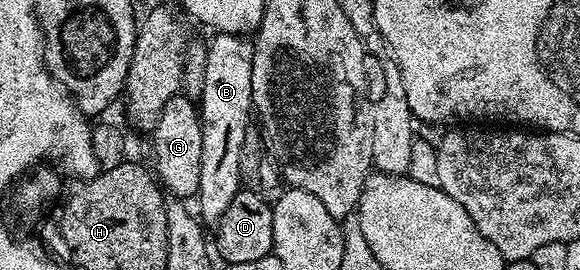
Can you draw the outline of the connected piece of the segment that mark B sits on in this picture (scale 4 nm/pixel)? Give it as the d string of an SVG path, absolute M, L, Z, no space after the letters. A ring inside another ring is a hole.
M224 32L212 38L206 51L202 93L198 98L202 125L202 181L198 181L198 215L208 225L219 223L230 201L234 201L234 197L242 190L239 158L253 110L250 89L250 69L253 63L251 42L243 36Z

